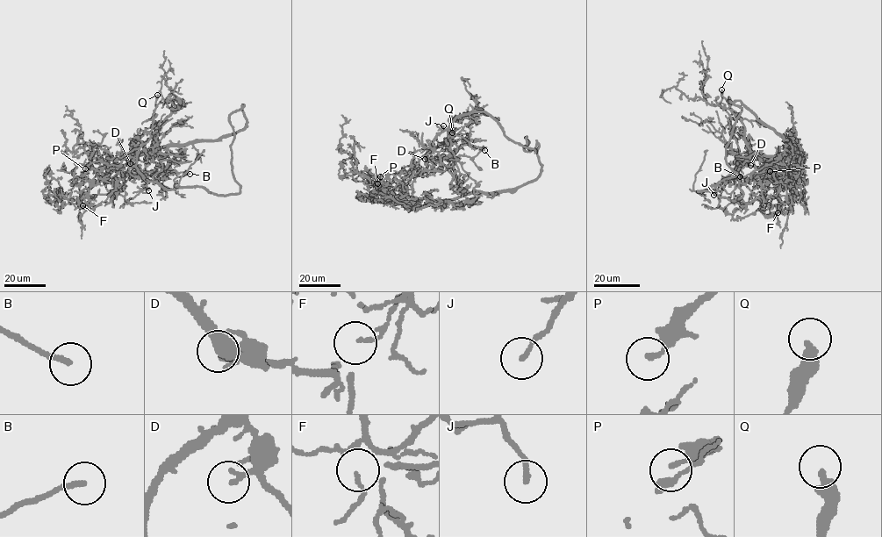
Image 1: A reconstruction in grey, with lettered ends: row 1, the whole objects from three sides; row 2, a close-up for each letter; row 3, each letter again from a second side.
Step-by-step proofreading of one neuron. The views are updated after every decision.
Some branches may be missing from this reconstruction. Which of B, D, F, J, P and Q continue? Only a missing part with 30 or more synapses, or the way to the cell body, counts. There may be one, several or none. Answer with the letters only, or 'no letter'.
no letter

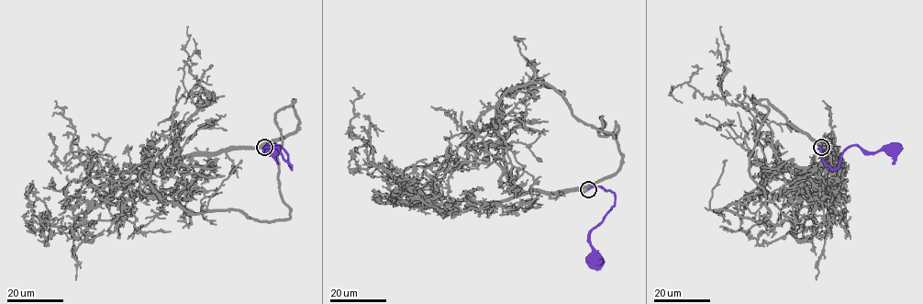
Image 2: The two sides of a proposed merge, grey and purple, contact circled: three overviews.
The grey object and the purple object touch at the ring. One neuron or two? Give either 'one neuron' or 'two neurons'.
one neuron

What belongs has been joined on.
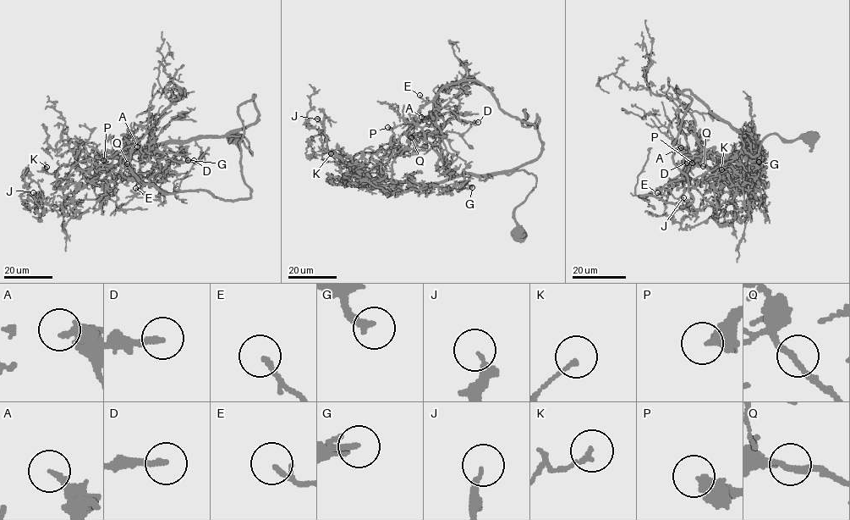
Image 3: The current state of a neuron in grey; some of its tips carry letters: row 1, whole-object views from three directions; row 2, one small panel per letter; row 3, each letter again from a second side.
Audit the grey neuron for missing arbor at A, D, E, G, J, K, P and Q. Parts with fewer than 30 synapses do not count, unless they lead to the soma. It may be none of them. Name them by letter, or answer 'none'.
none

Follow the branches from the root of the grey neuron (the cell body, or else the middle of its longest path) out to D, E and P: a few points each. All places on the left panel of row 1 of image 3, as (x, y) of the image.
D: (236, 139), (230, 141), (241, 135), (252, 155), (233, 135), (174, 141), (153, 154), (159, 163), (194, 160)
E: (236, 139), (230, 141), (241, 135), (252, 155), (240, 136), (191, 137), (180, 146), (181, 159), (135, 188)
P: (236, 139), (241, 135), (252, 155), (240, 136), (229, 135), (174, 141), (150, 156), (146, 130), (103, 160)

